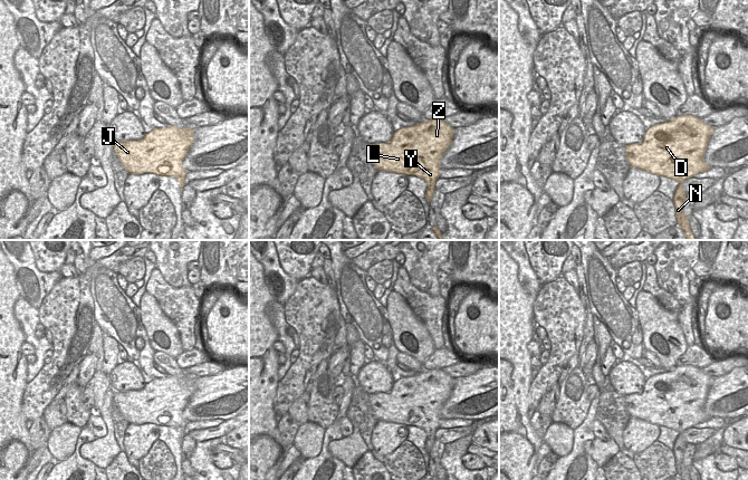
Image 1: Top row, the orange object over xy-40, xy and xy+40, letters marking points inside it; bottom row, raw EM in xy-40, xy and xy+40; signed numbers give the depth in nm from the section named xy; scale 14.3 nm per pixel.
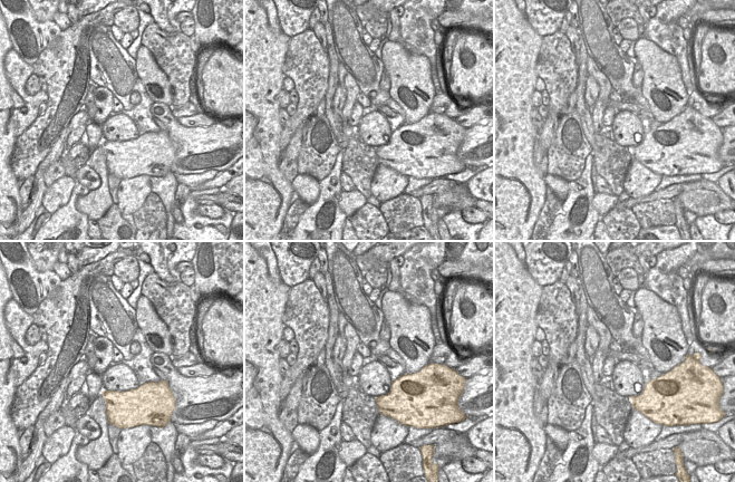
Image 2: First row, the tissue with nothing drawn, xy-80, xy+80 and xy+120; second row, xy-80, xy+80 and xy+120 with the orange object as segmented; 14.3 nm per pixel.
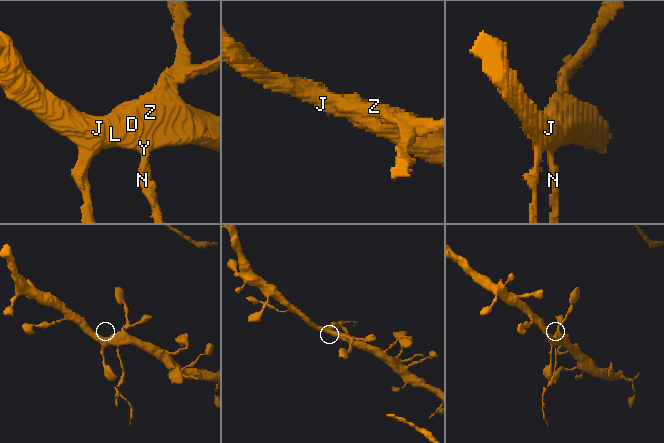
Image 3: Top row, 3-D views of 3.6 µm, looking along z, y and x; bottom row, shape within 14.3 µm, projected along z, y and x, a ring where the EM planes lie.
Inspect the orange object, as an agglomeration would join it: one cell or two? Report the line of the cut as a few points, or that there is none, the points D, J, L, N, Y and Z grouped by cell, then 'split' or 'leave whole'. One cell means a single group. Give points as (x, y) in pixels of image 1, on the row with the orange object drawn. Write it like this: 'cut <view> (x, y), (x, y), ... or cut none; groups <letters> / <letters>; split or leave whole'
cut xy (434, 181), (427, 185); groups D J L Y Z / N; split

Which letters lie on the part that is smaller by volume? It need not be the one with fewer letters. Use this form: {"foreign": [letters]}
{"foreign": ["N"]}

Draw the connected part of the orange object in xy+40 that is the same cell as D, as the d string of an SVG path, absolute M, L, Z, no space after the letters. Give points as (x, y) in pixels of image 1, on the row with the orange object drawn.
M692 115L675 116L673 121L656 124L650 127L642 143L625 145L626 159L631 167L637 167L659 176L667 176L679 183L693 177L696 174L706 172L711 169L704 161L703 155L710 136L716 127L704 124L701 118Z

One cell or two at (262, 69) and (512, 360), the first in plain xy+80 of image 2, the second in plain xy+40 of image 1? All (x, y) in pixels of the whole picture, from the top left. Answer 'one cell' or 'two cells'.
one cell

